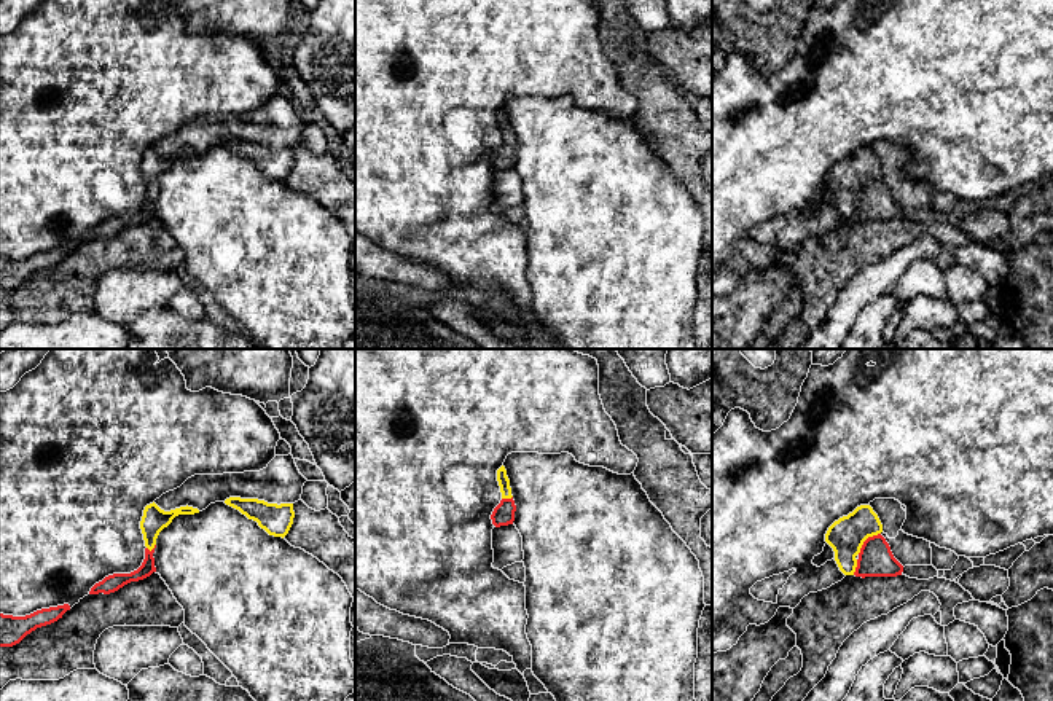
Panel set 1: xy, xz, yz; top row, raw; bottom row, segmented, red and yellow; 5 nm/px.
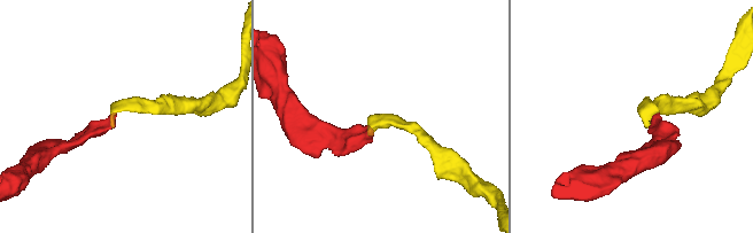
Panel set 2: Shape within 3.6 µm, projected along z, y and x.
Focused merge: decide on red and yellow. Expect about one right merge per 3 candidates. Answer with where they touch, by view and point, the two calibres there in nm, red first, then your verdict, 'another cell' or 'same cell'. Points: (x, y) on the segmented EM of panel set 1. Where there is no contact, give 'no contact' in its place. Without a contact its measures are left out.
meets red in yz at (865, 540); 180 nm thick on the red side, 190 nm on the other; same cell

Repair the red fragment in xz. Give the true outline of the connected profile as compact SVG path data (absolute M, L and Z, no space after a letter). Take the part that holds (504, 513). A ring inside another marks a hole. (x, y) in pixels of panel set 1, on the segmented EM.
M503 465L497 470L497 481L500 486L502 500L494 508L491 519L495 527L500 527L500 526L513 524L516 505L511 495L510 480L507 476L507 470Z

